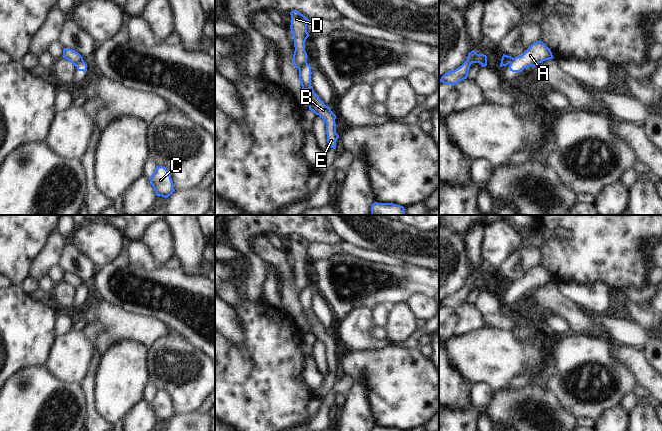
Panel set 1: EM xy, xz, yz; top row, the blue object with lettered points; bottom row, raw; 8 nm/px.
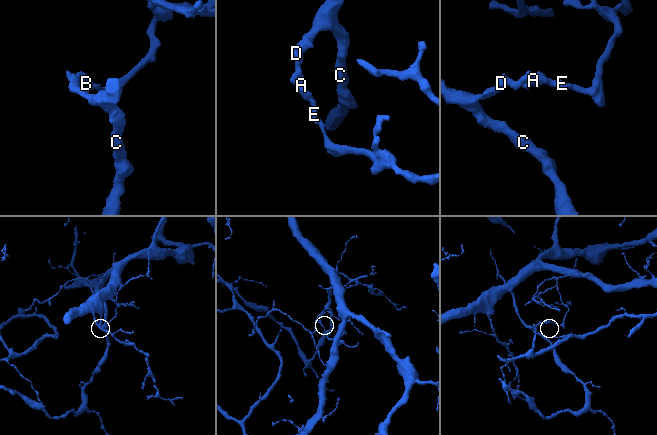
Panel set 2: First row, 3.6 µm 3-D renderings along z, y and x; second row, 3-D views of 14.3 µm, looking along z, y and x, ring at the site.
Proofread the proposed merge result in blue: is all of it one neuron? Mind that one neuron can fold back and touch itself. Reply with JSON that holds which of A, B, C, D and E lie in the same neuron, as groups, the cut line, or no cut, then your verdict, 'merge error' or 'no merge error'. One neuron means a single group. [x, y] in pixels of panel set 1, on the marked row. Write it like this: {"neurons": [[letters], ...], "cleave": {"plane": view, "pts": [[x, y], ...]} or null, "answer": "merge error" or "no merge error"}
{"neurons": [["A", "B", "E"], ["C", "D"]], "cleave": {"plane": "xz", "pts": [[306, 62], [298, 68]]}, "answer": "merge error"}

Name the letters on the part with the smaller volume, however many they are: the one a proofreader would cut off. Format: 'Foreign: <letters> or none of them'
Foreign: A, B, E

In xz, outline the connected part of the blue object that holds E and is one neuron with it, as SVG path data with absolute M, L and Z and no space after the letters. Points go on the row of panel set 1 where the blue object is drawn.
M305 63L299 68L299 80L302 89L309 100L309 110L323 118L326 123L327 142L329 147L335 149L339 135L336 133L336 115L324 104L311 86L311 66Z

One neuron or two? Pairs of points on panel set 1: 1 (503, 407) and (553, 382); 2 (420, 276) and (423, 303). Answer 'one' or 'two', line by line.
1: two
2: two

